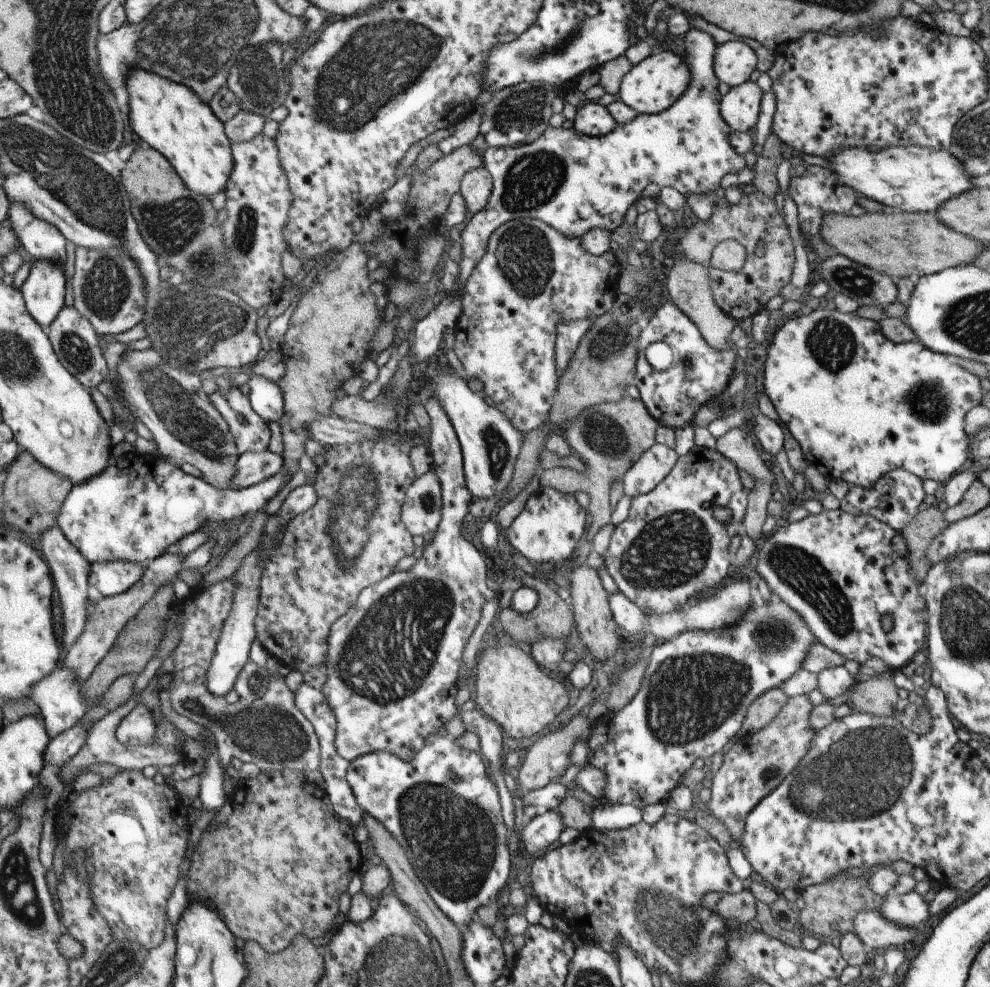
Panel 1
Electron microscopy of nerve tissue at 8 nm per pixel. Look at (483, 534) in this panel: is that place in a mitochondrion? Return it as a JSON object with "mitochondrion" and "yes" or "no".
{"mitochondrion":"no"}

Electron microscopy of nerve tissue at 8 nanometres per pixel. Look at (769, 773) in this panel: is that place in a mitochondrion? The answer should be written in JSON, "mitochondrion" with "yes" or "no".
{"mitochondrion":"yes"}

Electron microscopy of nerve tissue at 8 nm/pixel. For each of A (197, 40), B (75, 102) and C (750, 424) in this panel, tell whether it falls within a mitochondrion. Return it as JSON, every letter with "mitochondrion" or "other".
{"A":"mitochondrion","B":"mitochondrion","C":"other"}

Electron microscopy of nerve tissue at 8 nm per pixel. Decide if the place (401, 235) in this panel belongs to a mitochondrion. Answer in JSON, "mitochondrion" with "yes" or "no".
{"mitochondrion":"no"}

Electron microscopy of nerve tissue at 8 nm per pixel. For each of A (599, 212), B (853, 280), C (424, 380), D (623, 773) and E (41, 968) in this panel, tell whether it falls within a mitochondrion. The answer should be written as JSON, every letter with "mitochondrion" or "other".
{"A":"other","B":"mitochondrion","C":"other","D":"other","E":"other"}

